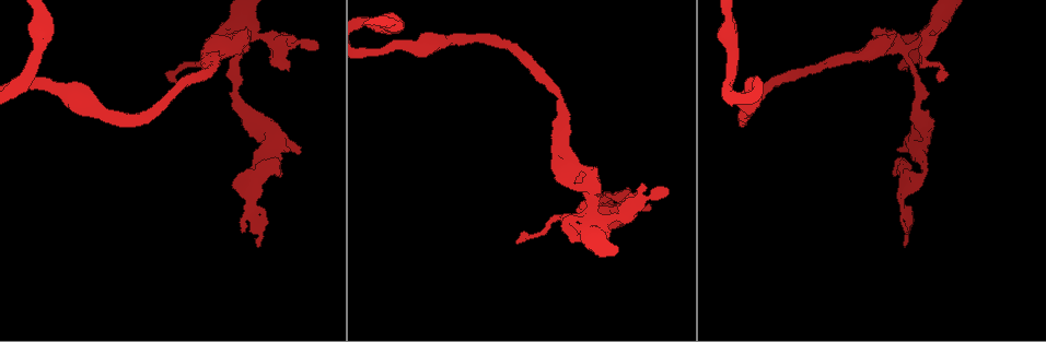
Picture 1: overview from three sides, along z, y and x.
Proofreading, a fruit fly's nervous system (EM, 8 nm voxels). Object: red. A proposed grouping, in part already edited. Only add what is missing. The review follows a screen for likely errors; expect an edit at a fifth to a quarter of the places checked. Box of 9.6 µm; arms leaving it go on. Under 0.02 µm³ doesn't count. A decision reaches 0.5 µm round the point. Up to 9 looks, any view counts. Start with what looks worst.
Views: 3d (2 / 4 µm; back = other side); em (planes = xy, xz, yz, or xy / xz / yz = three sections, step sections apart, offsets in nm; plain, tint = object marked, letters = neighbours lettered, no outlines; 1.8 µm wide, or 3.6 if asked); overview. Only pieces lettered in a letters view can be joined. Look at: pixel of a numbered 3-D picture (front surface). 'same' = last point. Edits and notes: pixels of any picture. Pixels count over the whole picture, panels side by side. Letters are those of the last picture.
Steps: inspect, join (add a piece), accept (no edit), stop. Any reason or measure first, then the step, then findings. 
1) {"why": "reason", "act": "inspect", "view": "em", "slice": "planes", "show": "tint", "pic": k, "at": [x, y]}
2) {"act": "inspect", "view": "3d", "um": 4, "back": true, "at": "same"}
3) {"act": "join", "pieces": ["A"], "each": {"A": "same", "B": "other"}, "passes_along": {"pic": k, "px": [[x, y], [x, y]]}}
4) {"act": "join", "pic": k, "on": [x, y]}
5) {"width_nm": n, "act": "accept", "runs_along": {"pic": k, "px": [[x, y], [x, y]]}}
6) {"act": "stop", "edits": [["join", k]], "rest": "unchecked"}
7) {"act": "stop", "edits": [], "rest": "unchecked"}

{"why": "abrupt turn", "act": "inspect", "view": "em", "slice": "xy", "step": 16, "show": "letters", "pic": 1, "at": [558, 218]}

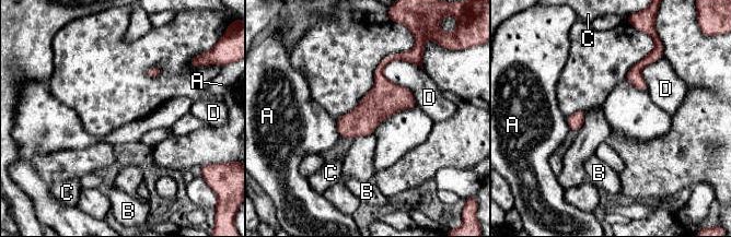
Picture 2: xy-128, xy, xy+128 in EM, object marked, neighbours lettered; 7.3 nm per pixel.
{"width_nm": 240, "act": "accept", "each": {"A": "other", "B": "other", "C": "other", "D": "other"}, "border": {"pic": 2, "px": [[334, 121], [340, 137]]}, "found": "none of them fits"}

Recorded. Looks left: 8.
{"why": "an open end", "act": "inspect", "view": "3d", "um": 2, "pic": 1, "at": [299, 153]}

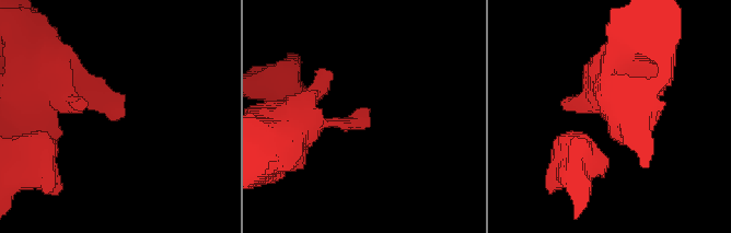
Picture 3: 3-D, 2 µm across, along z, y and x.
{"act": "inspect", "view": "em", "slice": "planes", "show": "letters", "pic": 3, "at": [368, 108]}

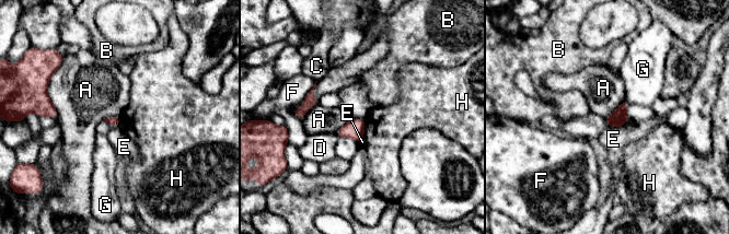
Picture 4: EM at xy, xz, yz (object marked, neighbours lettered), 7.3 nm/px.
{"act": "accept", "each": {"A": "other", "B": "other", "C": "other", "D": "other", "E": "other", "F": "other", "G": "other", "H": "other"}, "border": {"pic": 4, "px": [[366, 120], [362, 141]]}, "found": "none of them fits"}

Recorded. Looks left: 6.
{"why": "an open end", "act": "inspect", "view": "em", "slice": "xy", "step": 16, "show": "letters", "pic": 1, "at": [907, 196]}

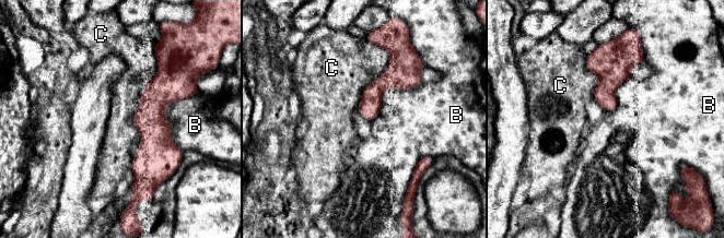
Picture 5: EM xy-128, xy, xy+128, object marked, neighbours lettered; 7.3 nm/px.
{"longest_contact_nm": ["C", 650], "act": "accept", "each": {"B": "other", "C": "other"}, "runs_along": {"pic": 5, "px": [[160, 73], [153, 157], [138, 181]]}, "found": "none of them fits"}

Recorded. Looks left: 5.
{"why": "free end", "act": "inspect", "view": "3d", "um": 2, "pic": 1, "at": [644, 185]}

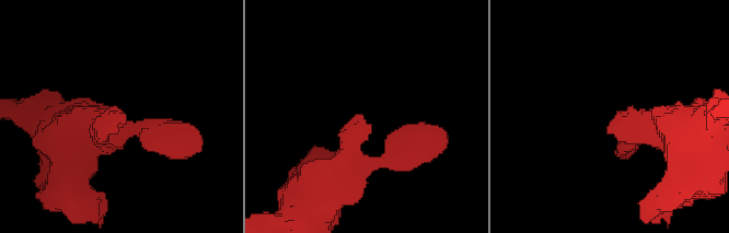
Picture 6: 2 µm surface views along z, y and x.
{"act": "inspect", "view": "em", "slice": "planes", "show": "letters", "pic": 6, "at": [117, 129]}

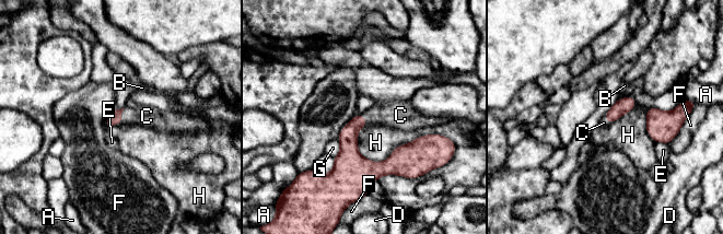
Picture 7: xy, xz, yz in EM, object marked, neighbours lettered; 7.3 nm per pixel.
{"act": "join", "pic": 7, "on": [147, 116], "each": {"A": "other", "B": "other", "C": "same", "D": "other", "E": "other", "F": "other", "G": "other", "H": "other"}, "passes_along": {"pic": 7, "px": [[115, 118], [120, 116], [147, 116]]}, "found": "the cell continues"}

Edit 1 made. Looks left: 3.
{"act": "stop", "edits": [["join", 7]], "rest": "unchecked"}

